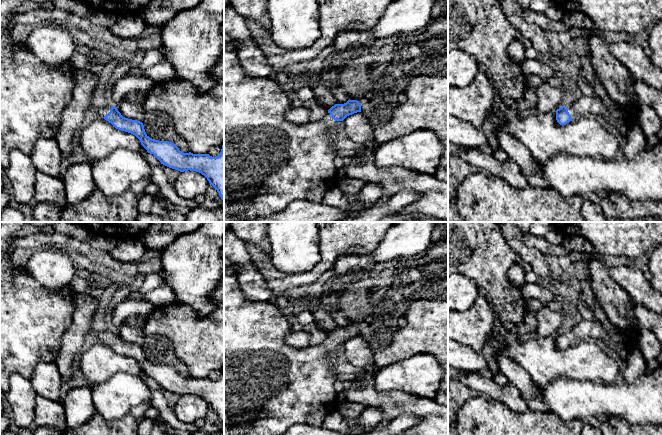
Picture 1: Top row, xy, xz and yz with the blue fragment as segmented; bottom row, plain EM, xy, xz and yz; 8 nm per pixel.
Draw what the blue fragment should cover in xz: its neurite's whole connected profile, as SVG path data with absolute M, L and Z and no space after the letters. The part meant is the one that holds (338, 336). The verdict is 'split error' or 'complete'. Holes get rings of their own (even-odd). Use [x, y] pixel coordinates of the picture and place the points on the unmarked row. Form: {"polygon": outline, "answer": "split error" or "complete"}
{"polygon": "M224 257L224 435L283 435L293 425L321 426L337 401L334 389L339 365L337 348L347 340L361 336L359 325L349 323L344 328L335 328L321 344L293 348L286 343L286 336L293 332L292 319L285 317L272 301L248 301L230 265Z", "answer": "split error"}

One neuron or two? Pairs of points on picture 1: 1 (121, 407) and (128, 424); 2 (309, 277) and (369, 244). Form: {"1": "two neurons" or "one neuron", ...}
{"1": "two neurons", "2": "one neuron"}

